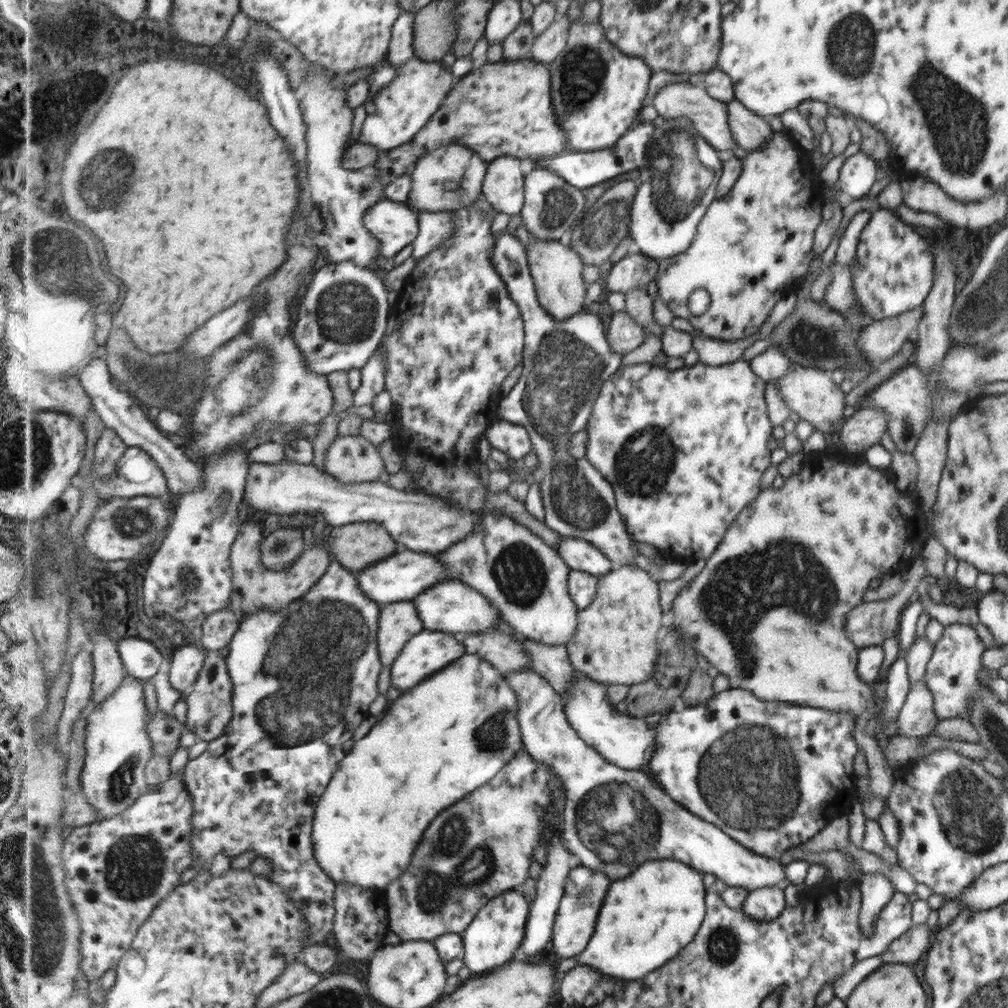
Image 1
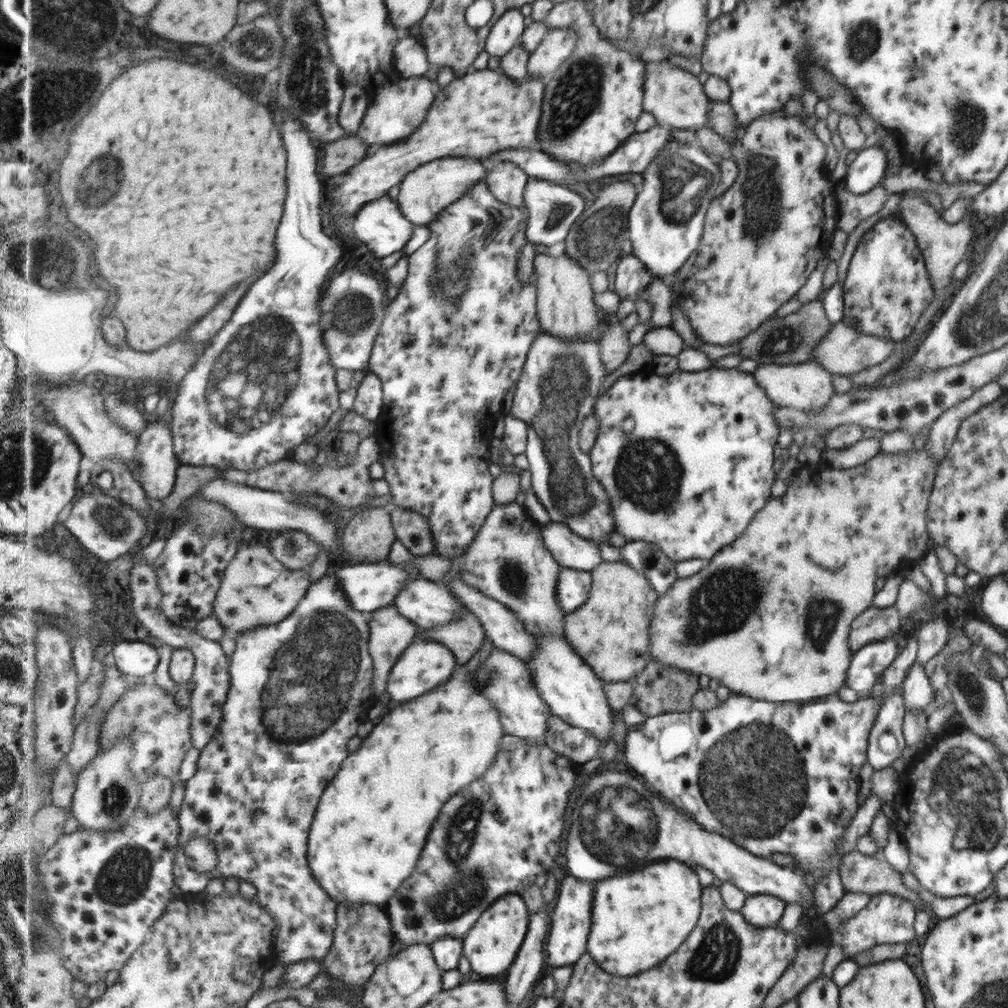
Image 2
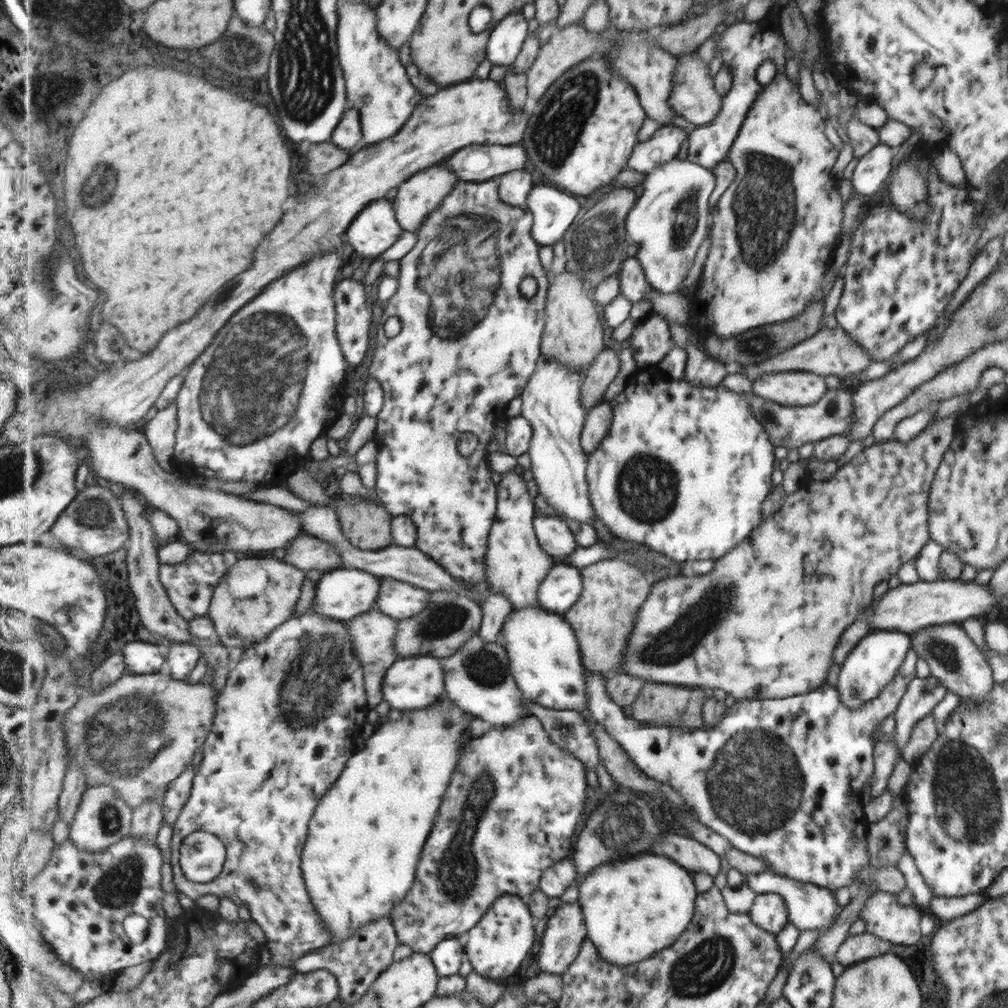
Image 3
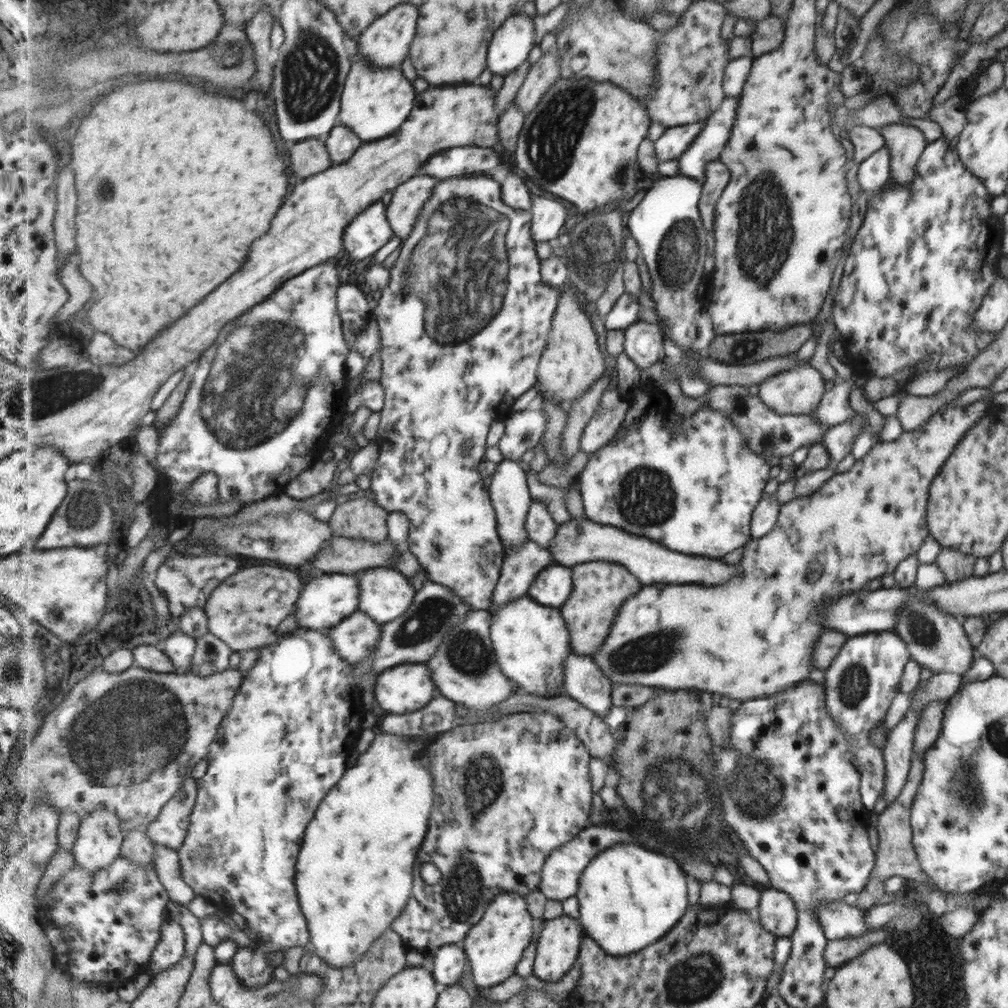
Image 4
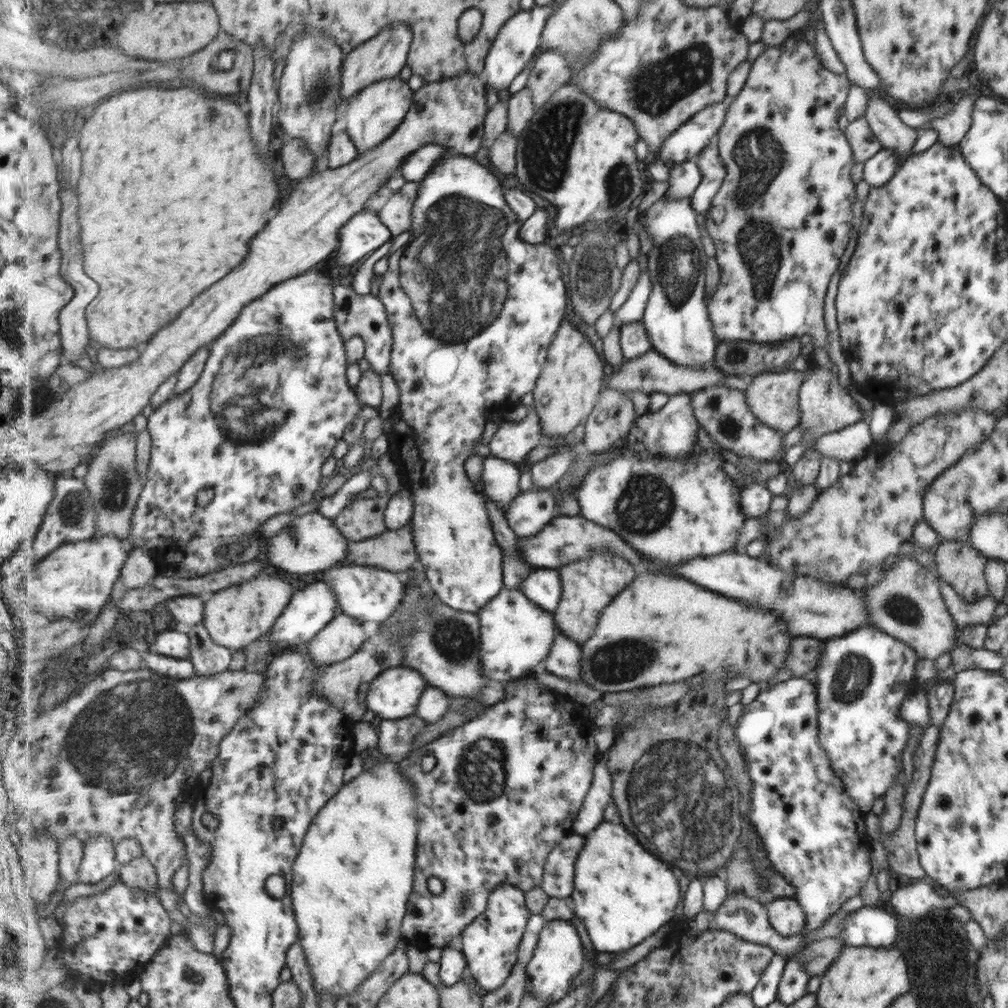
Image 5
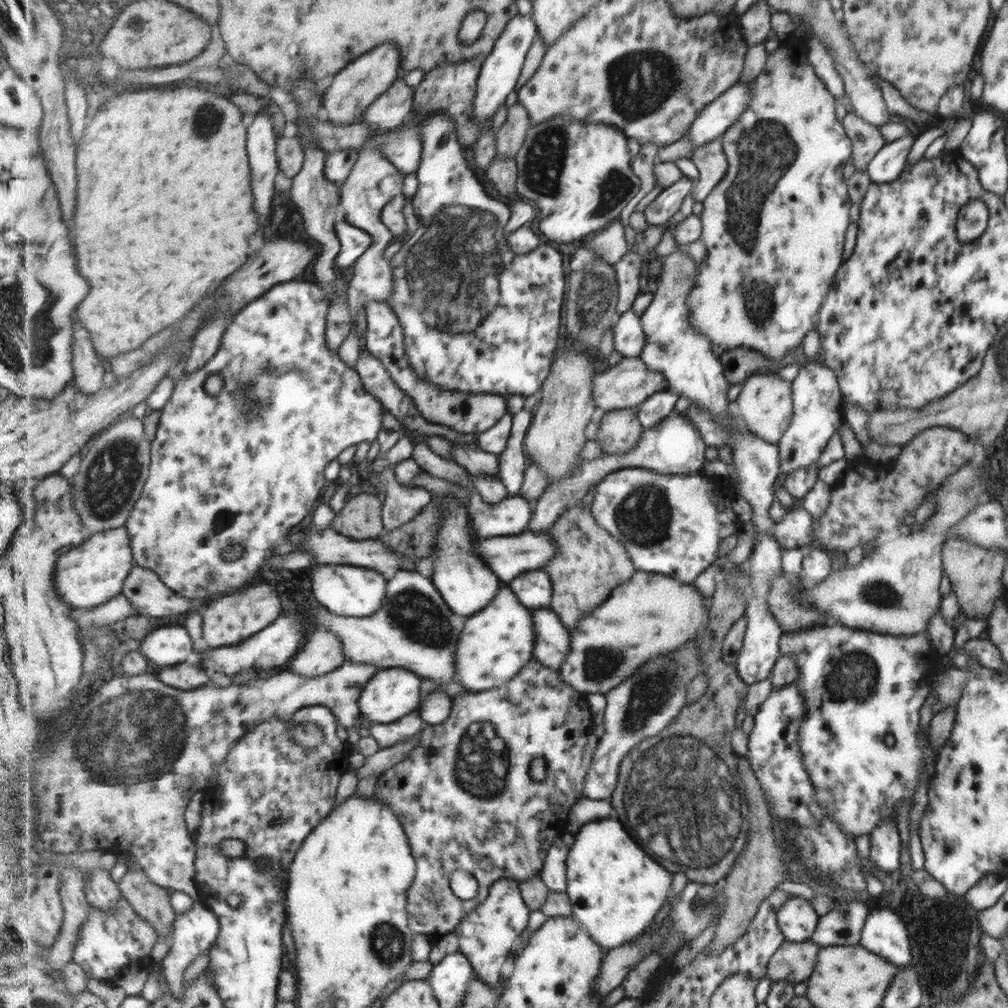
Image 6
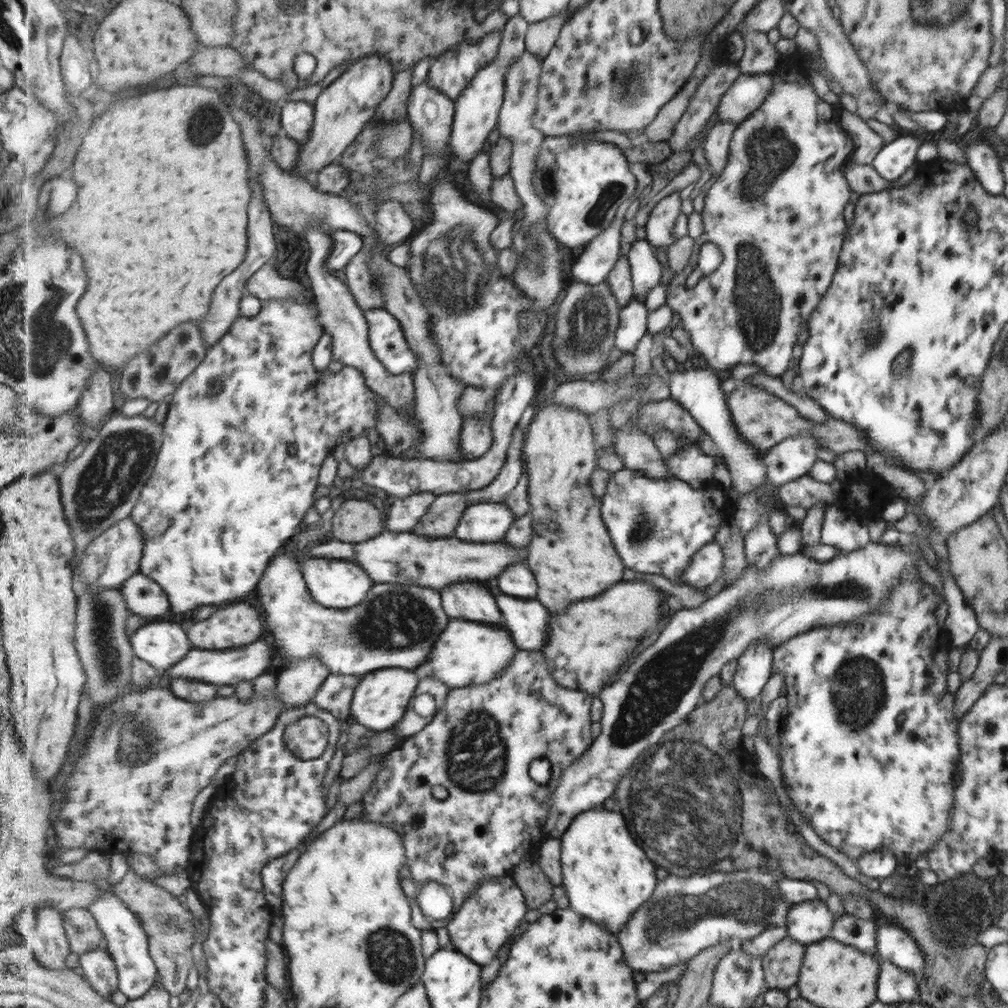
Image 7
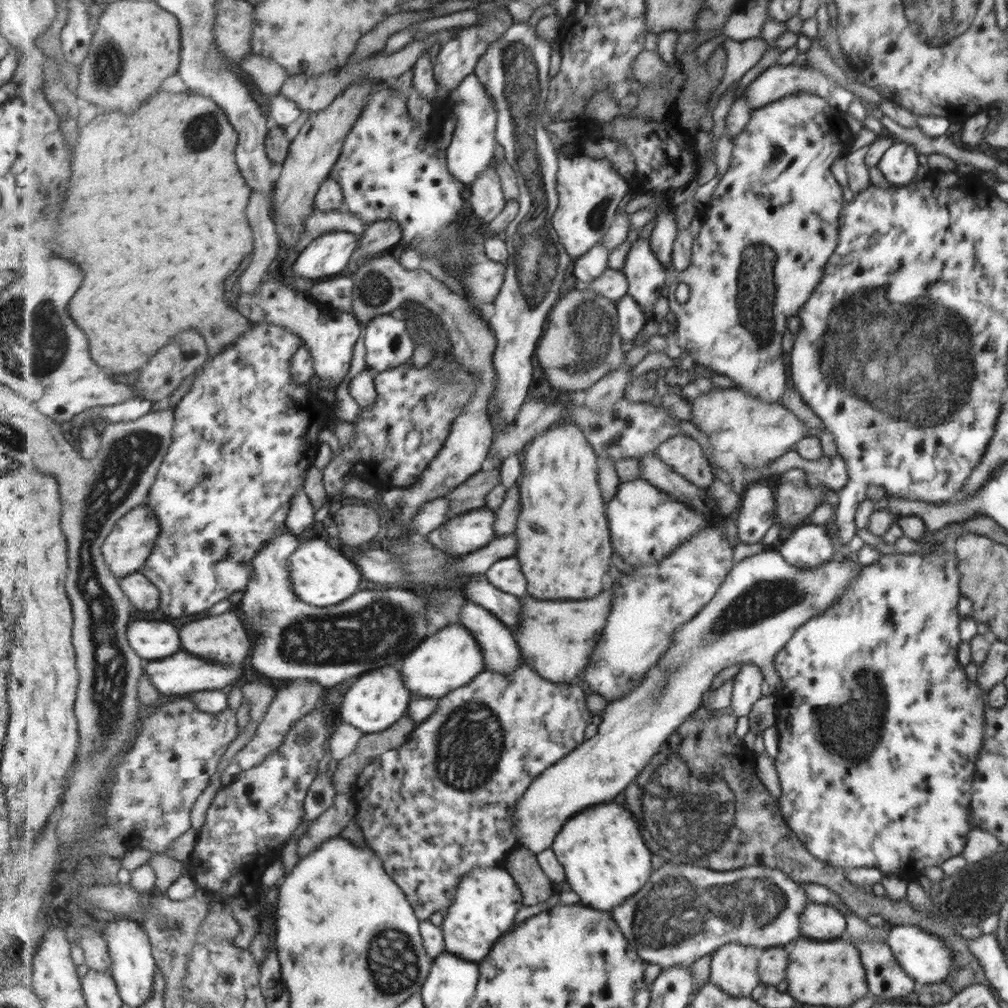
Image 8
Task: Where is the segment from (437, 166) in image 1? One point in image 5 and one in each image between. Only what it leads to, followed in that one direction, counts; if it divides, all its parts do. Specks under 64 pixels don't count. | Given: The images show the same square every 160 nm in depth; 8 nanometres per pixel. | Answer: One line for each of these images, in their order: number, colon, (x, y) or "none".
2: (425, 193)
3: (420, 195)
4: (408, 200)
5: (397, 213)

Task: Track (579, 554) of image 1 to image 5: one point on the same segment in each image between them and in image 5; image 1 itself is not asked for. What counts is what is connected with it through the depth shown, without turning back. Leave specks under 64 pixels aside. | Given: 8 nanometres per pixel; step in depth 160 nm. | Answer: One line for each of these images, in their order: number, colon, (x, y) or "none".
2: (572, 551)
3: (557, 538)
4: (542, 528)
5: (531, 511)

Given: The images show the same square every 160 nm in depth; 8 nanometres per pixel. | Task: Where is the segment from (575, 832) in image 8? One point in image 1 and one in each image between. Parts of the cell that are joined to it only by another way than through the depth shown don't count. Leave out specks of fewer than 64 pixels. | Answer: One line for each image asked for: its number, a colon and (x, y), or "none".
1: (647, 919)
2: (640, 919)
3: (634, 909)
4: (630, 898)
5: (623, 895)
6: (617, 889)
7: (608, 877)

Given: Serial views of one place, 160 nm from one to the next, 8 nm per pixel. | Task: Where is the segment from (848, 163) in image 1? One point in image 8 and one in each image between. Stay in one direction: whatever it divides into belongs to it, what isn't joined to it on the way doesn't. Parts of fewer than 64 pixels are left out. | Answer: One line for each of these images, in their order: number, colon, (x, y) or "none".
2: (865, 171)
3: (871, 169)
4: (872, 173)
5: (876, 171)
6: (887, 163)
7: (893, 159)
8: (898, 163)

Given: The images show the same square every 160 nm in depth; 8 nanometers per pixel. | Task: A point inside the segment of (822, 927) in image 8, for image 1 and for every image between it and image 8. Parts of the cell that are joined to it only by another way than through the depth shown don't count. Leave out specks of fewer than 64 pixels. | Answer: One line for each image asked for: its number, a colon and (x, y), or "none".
1: (765, 904)
2: (762, 911)
3: (768, 911)
4: (777, 914)
5: (785, 915)
6: (796, 918)
7: (810, 921)

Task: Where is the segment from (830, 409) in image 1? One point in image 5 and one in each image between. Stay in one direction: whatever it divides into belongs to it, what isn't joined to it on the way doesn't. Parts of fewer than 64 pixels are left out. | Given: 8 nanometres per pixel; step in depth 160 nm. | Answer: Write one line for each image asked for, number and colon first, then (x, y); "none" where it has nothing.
2: (804, 386)
3: (793, 388)
4: (798, 390)
5: (772, 398)

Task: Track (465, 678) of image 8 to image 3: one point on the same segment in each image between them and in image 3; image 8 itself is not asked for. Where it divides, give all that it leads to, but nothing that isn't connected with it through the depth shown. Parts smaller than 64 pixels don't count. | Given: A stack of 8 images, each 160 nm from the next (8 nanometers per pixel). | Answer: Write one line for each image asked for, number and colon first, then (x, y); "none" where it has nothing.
3: (546, 659)
4: (532, 641)
5: (517, 635)
6: (497, 643)
7: (468, 653)

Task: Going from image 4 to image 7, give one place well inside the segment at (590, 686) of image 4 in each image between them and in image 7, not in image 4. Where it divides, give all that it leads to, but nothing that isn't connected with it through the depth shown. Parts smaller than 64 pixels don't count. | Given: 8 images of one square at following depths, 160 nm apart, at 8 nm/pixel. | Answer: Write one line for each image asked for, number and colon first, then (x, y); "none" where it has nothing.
5: (565, 661)
6: (553, 644)
7: (528, 620)

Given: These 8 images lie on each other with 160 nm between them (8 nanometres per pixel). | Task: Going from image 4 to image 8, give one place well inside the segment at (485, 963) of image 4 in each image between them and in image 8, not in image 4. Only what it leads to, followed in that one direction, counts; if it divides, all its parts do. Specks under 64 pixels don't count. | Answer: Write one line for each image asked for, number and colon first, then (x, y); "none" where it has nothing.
5: (490, 943)
6: (487, 934)
7: (490, 915)
8: (487, 900)

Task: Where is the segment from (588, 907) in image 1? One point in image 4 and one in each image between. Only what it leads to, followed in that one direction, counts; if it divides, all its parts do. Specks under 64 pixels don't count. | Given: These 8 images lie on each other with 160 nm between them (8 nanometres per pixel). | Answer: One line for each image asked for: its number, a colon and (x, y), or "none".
2: (572, 919)
3: (566, 931)
4: (559, 947)

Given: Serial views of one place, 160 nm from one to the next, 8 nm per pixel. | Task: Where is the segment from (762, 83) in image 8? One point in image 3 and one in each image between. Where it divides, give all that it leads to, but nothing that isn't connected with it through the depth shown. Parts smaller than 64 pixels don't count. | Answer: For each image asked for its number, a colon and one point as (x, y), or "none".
3: (667, 141)
4: (673, 142)
5: (701, 129)
6: (710, 123)
7: (747, 92)

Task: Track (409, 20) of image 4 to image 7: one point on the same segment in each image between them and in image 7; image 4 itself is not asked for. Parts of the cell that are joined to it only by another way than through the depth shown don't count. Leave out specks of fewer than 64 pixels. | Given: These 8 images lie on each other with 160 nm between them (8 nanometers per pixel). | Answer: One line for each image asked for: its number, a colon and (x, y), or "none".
5: (383, 57)
6: (356, 88)
7: (342, 109)

